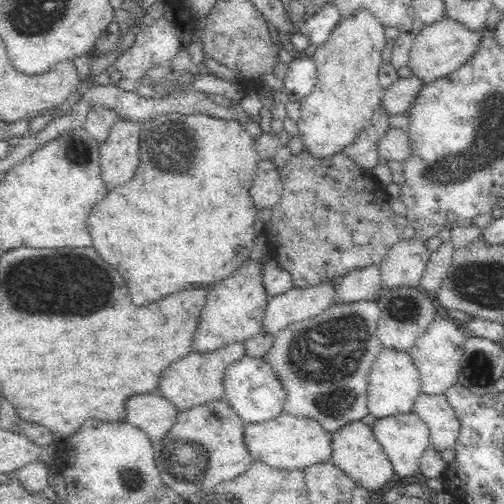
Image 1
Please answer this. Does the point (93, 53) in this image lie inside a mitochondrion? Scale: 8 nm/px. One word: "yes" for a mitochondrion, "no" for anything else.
no

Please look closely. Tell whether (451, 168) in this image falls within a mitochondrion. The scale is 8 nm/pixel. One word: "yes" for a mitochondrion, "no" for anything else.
yes

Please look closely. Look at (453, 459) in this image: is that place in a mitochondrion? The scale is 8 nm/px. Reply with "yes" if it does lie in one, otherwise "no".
no

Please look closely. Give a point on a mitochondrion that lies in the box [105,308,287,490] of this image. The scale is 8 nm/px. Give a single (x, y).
(183, 462)

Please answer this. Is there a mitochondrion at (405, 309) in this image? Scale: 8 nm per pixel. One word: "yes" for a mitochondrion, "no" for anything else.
yes

